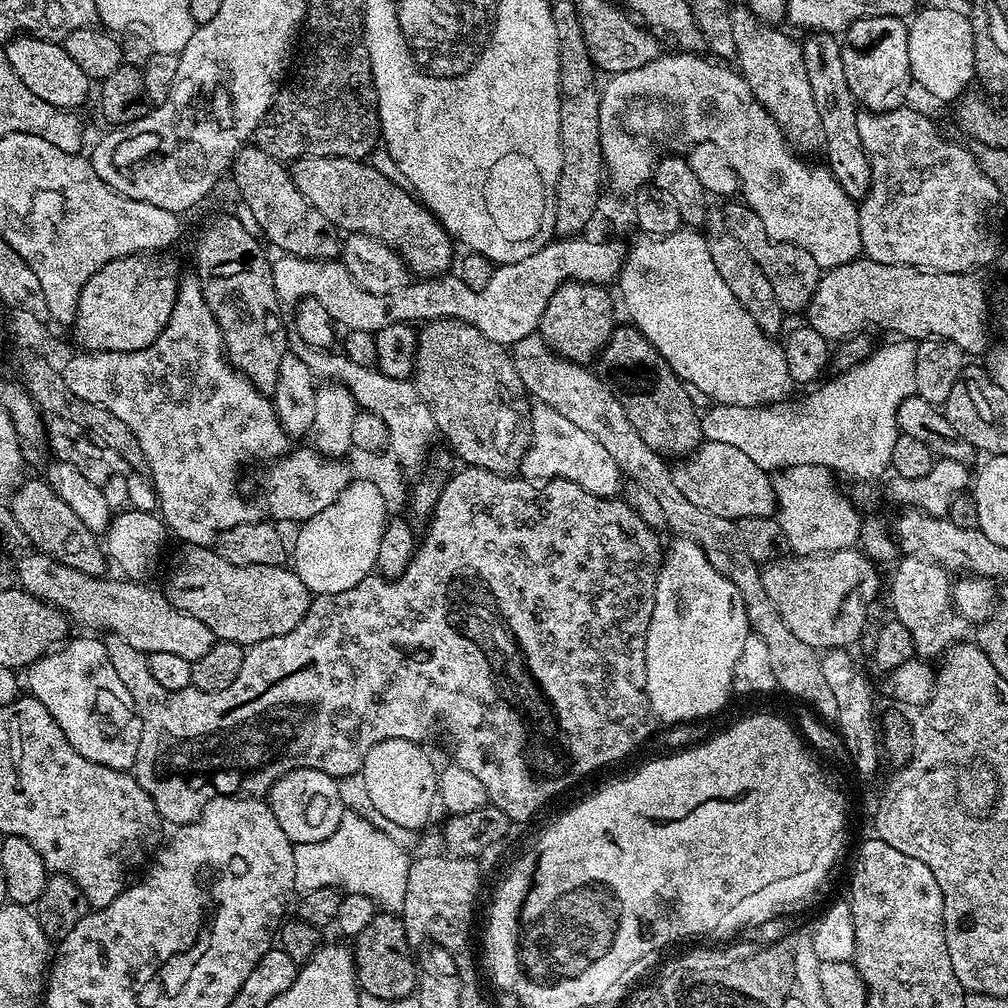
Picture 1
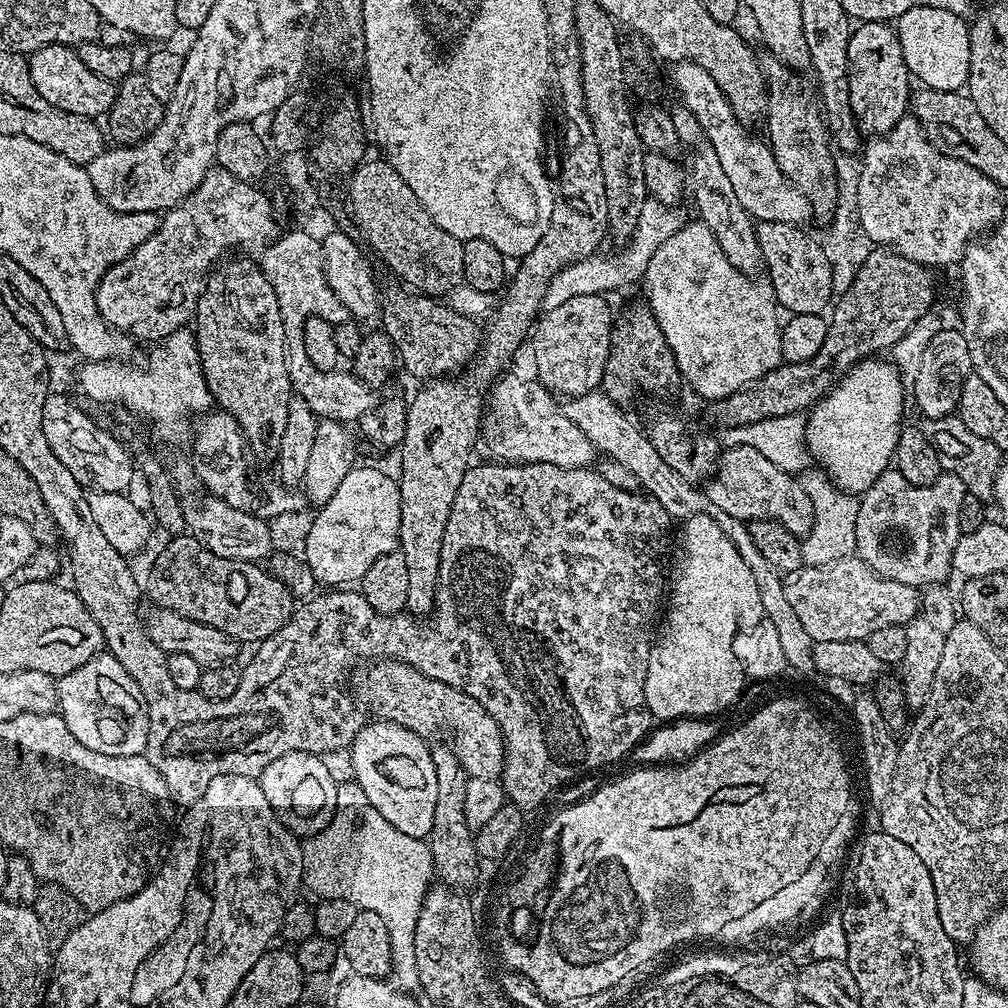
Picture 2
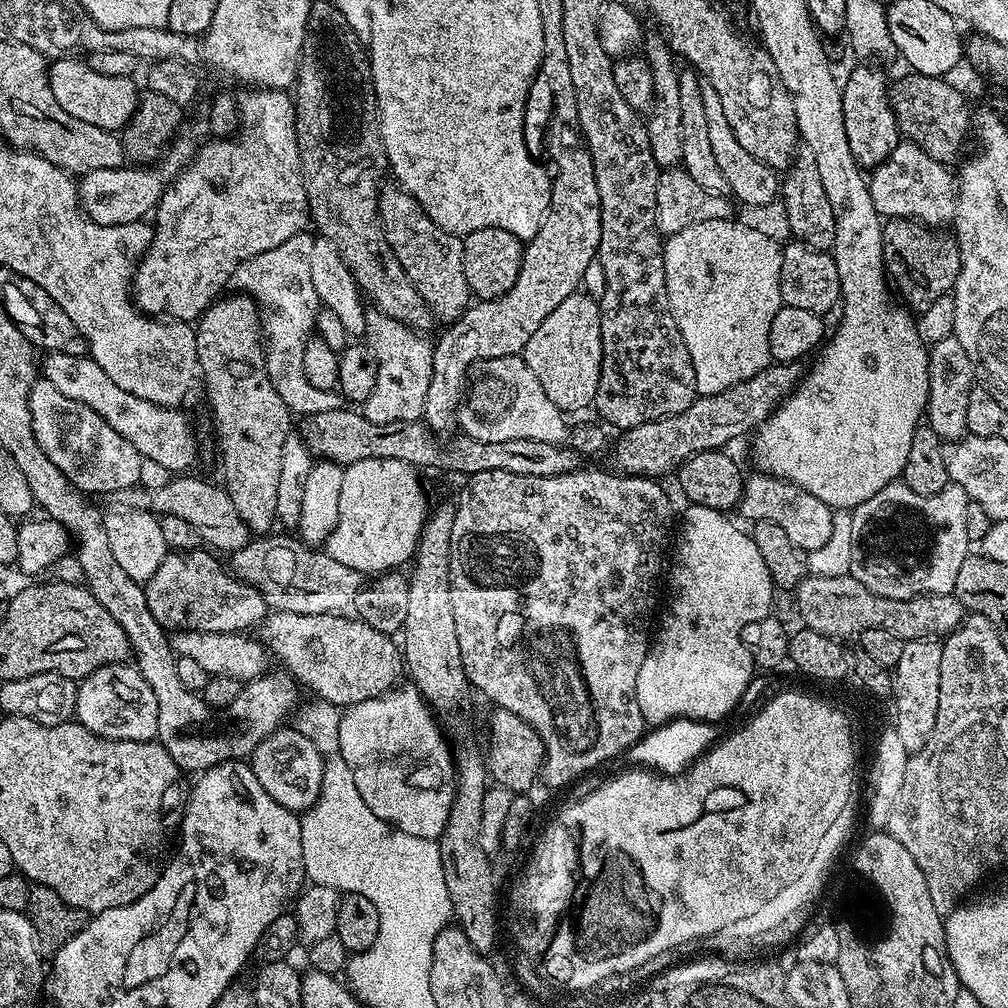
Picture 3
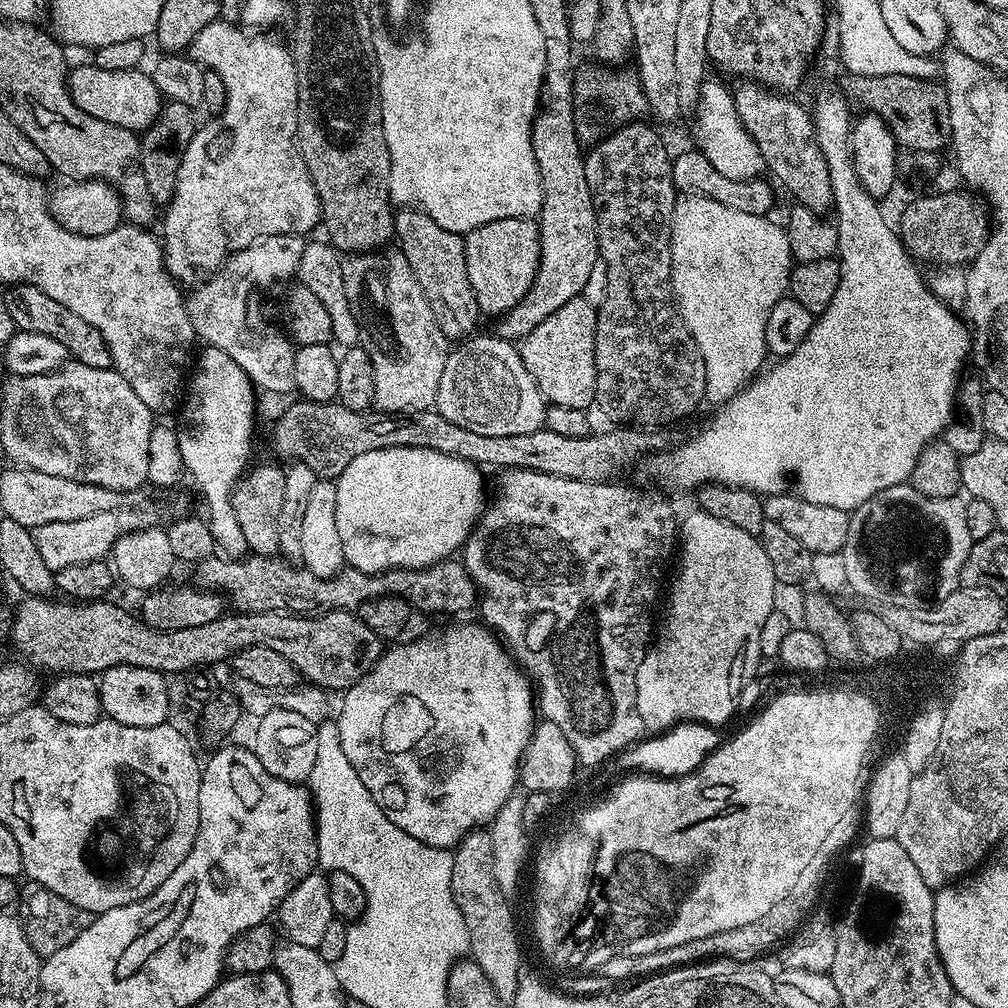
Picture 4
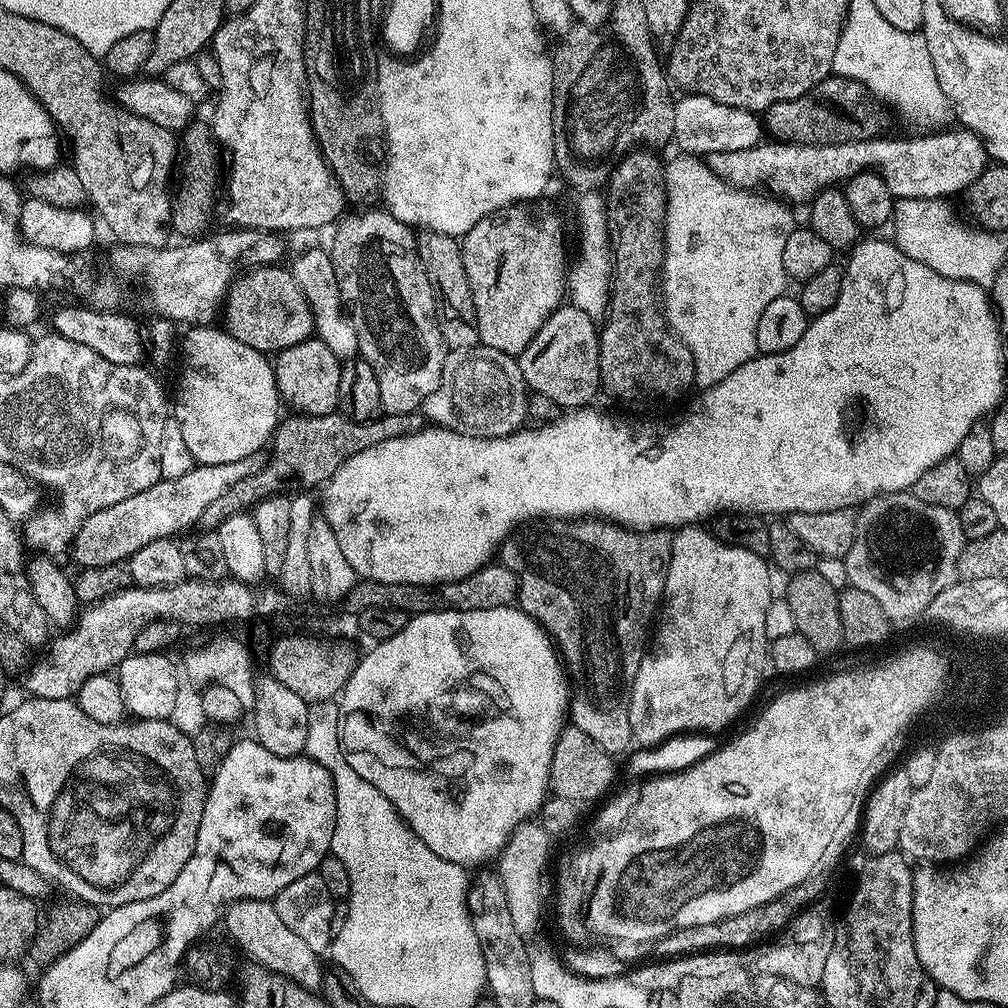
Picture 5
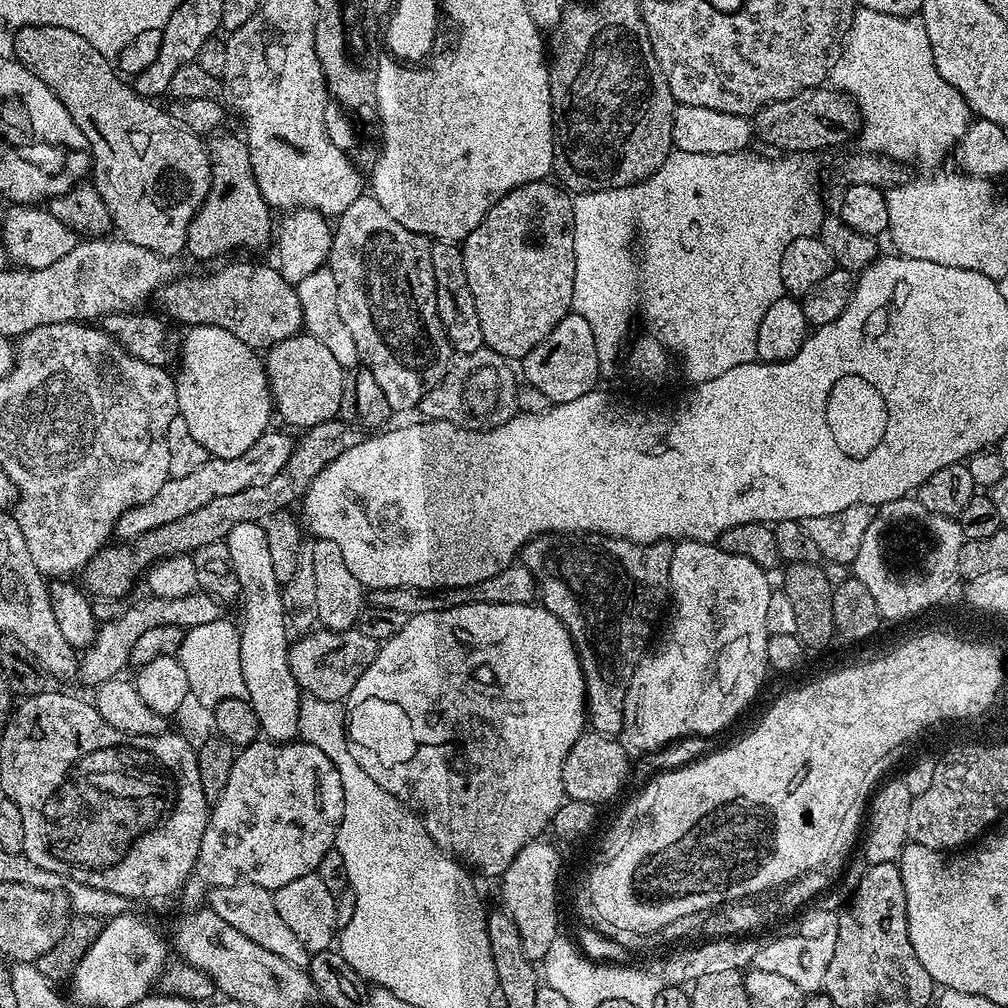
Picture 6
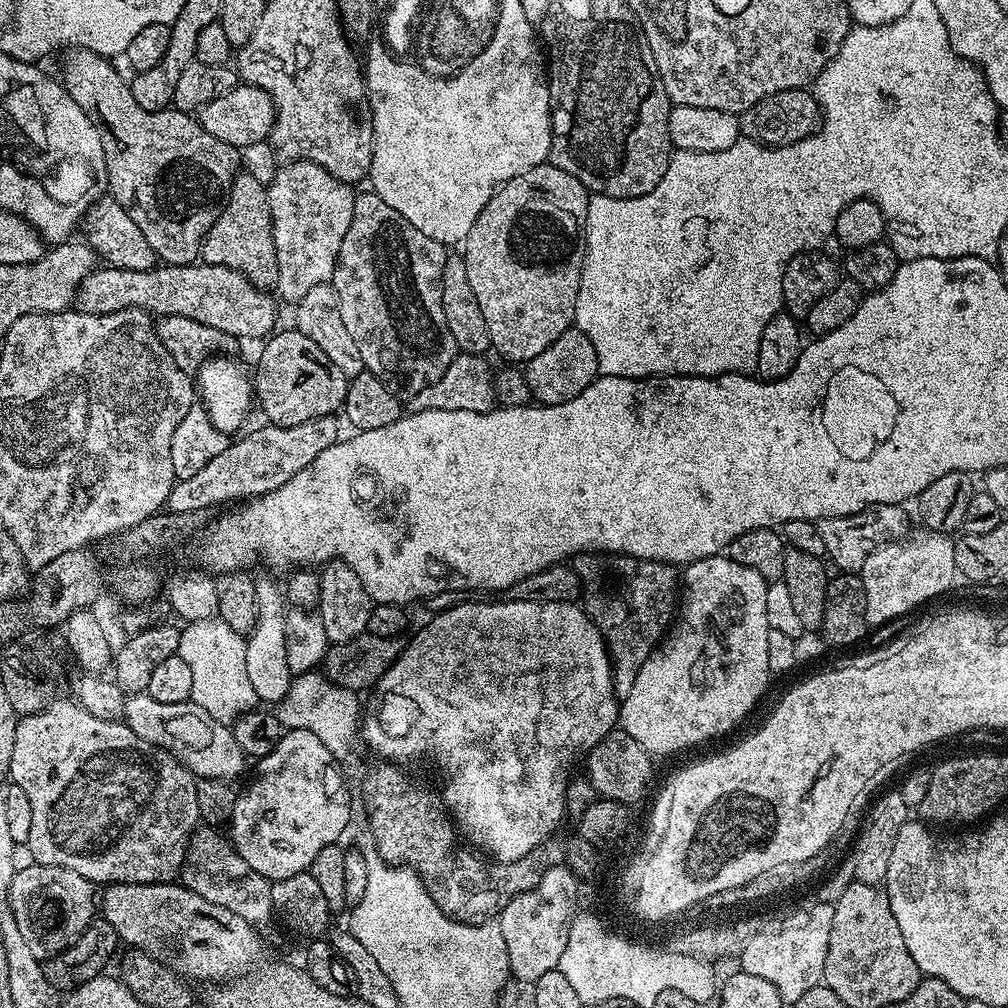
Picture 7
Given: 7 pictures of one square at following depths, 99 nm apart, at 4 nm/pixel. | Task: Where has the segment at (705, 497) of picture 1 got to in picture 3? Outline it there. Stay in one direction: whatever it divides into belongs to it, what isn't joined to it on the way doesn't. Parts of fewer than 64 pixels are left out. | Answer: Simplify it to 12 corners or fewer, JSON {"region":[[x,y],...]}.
{"region":[[767,472],[745,479],[738,512],[782,526],[804,552],[834,534],[834,509]]}

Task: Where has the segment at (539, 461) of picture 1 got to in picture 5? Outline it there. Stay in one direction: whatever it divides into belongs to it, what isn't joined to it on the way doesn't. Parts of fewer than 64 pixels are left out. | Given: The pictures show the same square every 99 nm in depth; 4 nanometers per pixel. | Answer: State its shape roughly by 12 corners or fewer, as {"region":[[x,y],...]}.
{"region":[[483,346],[444,357],[422,415],[463,436],[525,427],[517,357]]}

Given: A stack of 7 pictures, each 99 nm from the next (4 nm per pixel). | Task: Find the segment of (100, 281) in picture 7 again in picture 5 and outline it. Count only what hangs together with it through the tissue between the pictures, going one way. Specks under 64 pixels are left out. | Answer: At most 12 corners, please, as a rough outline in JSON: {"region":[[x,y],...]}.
{"region":[[287,267],[232,281],[222,324],[278,354],[313,335],[314,314]]}

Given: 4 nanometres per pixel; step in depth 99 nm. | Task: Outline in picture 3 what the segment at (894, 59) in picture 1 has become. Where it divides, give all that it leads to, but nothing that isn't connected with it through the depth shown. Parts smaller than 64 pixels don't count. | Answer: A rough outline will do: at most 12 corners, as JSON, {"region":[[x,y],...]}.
{"region":[[860,62],[842,84],[846,142],[861,169],[901,143],[890,80]]}

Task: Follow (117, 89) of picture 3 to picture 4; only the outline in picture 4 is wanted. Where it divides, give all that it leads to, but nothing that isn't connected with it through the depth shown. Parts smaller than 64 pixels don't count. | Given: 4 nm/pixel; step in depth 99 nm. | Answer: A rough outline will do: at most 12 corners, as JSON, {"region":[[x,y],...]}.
{"region":[[140,68],[68,73],[90,118],[143,134],[162,107]]}

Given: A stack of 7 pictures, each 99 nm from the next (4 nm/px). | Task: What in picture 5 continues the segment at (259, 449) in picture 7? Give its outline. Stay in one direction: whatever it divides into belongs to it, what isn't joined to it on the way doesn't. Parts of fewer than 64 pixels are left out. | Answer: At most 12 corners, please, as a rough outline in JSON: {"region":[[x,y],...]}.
{"region":[[256,456],[196,464],[106,506],[70,541],[81,569],[120,564],[200,524]]}

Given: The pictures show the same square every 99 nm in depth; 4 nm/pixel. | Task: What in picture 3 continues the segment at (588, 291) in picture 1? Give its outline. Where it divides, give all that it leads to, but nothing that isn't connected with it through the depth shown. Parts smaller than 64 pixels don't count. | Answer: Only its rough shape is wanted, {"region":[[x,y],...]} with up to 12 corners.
{"region":[[578,290],[522,353],[565,414],[593,407],[602,366],[597,297]]}

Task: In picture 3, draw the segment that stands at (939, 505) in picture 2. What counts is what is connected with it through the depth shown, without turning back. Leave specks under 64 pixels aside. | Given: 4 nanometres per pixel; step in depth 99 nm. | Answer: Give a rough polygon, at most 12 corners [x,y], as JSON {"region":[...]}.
{"region":[[886,485],[851,509],[849,576],[953,595],[968,495]]}

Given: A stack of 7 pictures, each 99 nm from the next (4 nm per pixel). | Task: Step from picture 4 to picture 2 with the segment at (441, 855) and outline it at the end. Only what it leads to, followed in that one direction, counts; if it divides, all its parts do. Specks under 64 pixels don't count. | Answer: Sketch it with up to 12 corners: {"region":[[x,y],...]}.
{"region":[[351,779],[307,837],[302,884],[382,914],[390,950],[416,960],[437,875]]}

